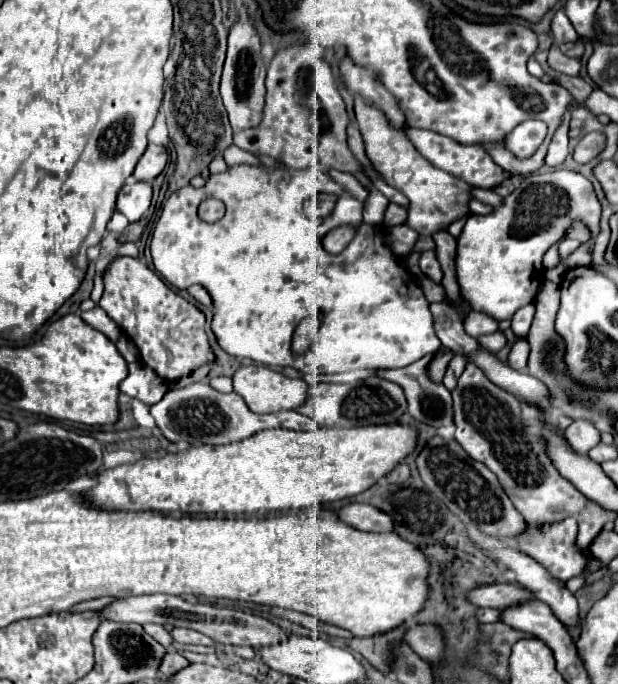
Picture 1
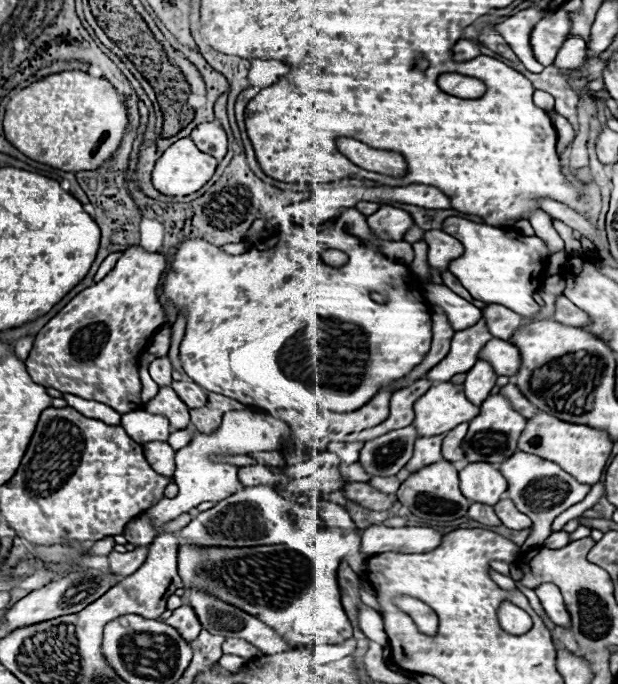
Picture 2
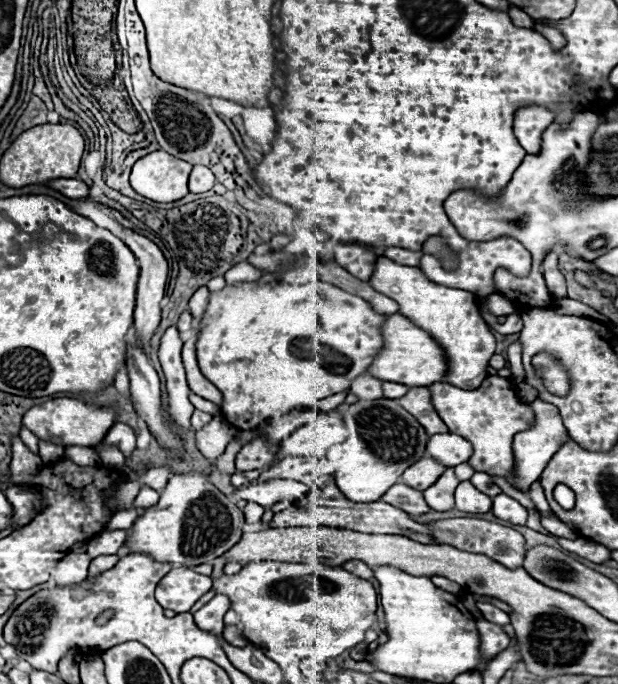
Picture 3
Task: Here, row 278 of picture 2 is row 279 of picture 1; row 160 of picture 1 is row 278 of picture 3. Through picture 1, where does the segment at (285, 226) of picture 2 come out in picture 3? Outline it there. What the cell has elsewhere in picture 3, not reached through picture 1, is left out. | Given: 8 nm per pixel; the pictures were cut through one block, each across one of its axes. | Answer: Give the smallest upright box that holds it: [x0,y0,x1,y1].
[196,272,388,430]

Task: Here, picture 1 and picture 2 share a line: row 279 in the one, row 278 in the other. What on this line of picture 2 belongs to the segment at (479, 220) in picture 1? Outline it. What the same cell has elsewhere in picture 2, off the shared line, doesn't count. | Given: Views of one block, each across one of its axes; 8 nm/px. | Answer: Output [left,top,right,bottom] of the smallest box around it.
[442,216,550,318]

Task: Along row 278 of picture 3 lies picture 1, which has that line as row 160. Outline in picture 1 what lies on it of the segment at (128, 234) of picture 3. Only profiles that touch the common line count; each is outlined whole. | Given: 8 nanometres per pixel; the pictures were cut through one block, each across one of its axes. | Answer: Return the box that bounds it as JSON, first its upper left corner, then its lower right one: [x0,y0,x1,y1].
[134,144,166,184]

